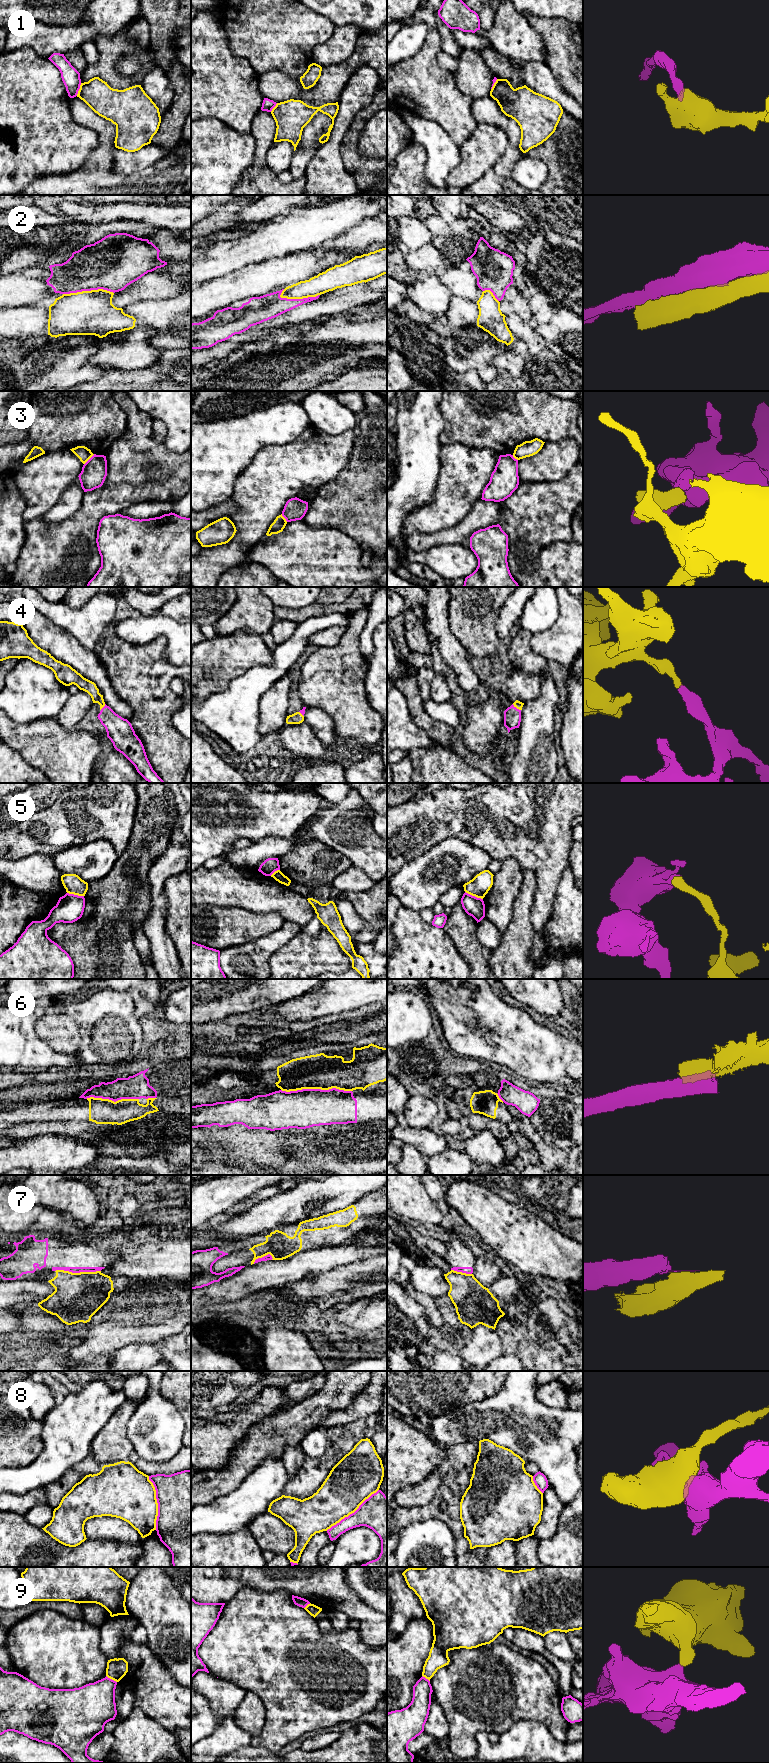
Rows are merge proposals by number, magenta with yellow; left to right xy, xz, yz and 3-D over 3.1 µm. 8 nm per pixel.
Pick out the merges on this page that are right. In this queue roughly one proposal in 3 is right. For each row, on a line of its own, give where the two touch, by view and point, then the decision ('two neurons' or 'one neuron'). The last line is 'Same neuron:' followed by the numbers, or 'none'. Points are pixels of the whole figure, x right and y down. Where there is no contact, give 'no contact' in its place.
1: meets magenta in xy at (78, 89); two neurons
2: meets magenta in xy at (88, 290); two neurons
3: meets magenta in xy at (89, 459); two neurons
4: meets magenta in yz at (515, 707); one neuron
5: meets magenta in yz at (474, 896); two neurons
6: meets magenta in xz at (316, 1089); two neurons
7: meets magenta in xy at (78, 1272); two neurons
8: meets magenta in xy at (157, 1502); two neurons
9: meets magenta in xy at (111, 1679); two neurons
Same neuron: 4

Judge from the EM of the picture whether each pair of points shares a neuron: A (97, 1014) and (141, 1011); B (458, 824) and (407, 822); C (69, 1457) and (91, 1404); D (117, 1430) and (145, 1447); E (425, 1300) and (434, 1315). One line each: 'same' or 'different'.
A: different
B: same
C: same
D: different
E: same

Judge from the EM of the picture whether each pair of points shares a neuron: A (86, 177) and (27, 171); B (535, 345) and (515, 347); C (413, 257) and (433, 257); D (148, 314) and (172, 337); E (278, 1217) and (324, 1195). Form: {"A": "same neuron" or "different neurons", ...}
{"A": "different neurons", "B": "different neurons", "C": "same neuron", "D": "same neuron", "E": "same neuron"}

